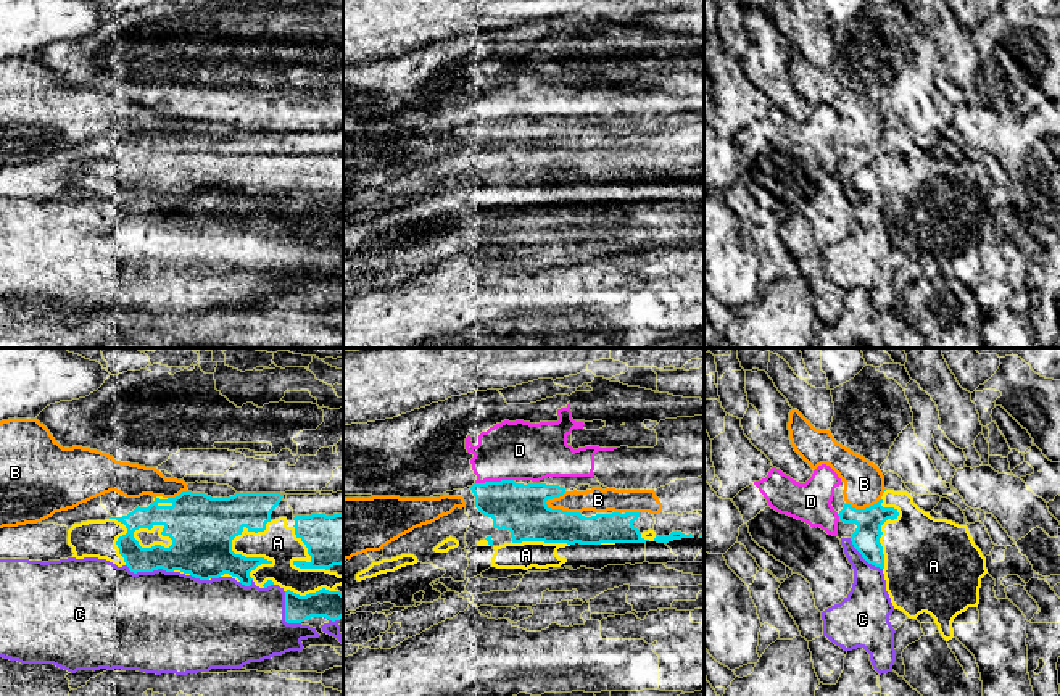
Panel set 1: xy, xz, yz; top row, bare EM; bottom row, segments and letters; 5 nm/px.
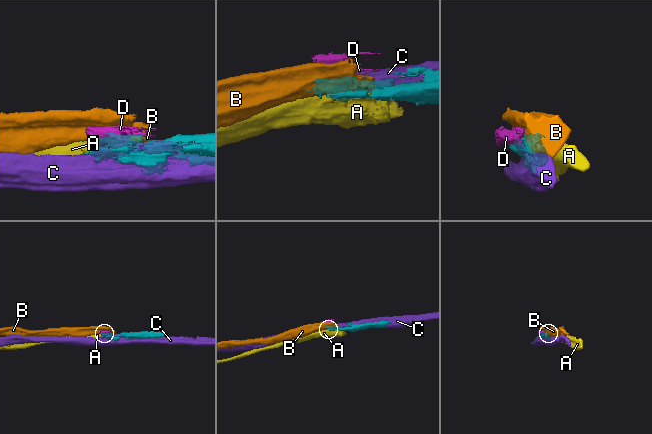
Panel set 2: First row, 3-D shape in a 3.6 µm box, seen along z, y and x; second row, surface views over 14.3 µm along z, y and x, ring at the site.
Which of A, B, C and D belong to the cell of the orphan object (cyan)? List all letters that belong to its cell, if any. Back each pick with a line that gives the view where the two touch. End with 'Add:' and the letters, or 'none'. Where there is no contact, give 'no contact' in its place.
A: contact in xy
Add: A

